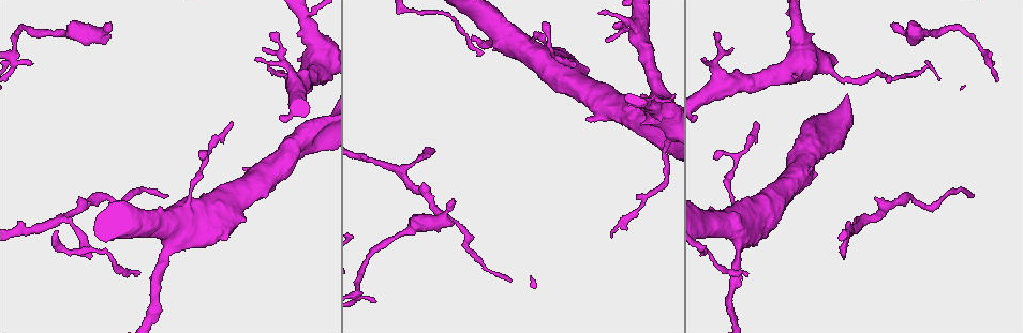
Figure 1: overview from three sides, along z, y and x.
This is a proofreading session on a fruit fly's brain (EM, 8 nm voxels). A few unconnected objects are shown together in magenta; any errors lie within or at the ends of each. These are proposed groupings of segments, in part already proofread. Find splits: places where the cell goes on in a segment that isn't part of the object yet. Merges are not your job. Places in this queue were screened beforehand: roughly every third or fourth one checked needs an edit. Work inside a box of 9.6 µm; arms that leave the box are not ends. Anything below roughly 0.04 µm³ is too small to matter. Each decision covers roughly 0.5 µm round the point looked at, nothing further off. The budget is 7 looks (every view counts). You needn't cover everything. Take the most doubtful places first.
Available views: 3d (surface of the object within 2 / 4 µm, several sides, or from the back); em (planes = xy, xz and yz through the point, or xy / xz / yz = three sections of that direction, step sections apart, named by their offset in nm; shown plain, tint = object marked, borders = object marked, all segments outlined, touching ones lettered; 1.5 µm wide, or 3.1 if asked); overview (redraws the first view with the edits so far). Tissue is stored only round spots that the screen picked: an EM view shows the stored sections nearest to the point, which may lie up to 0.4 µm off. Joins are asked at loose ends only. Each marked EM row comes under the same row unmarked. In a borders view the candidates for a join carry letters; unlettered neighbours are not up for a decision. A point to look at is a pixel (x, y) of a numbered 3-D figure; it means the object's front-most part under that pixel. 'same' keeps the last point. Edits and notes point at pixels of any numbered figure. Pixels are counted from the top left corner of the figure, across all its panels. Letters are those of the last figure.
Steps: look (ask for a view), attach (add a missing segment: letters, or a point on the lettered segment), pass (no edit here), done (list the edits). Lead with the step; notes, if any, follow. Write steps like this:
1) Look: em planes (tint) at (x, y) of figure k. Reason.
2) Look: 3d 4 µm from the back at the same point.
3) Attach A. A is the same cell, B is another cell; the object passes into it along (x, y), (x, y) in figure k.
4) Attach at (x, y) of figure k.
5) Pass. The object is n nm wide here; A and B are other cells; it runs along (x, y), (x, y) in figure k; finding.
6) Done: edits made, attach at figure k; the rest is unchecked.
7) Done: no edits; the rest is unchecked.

Look: em planes (borders) at (509, 282) of figure 1. Thin end.

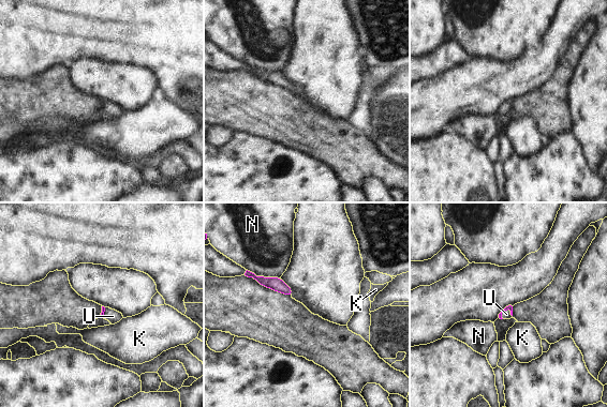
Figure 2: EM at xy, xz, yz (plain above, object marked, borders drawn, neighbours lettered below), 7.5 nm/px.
Attach U. The longest contact is with N, 260 nm; U is the same cell, K and N are other cells; the cell continues.

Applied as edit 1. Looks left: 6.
Look: em planes (borders) at (452, 200) of figure 1.

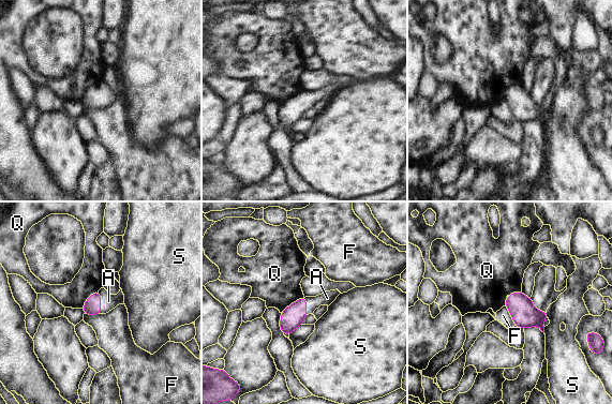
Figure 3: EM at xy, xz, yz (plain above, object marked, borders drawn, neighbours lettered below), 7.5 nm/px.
Attach A. A is the same cell, F, Q and S are other cells; the object passes into it along (92, 305), (100, 302), (108, 301) in figure 3; the cell continues.

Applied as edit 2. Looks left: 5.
Look: overview. See it whole again.

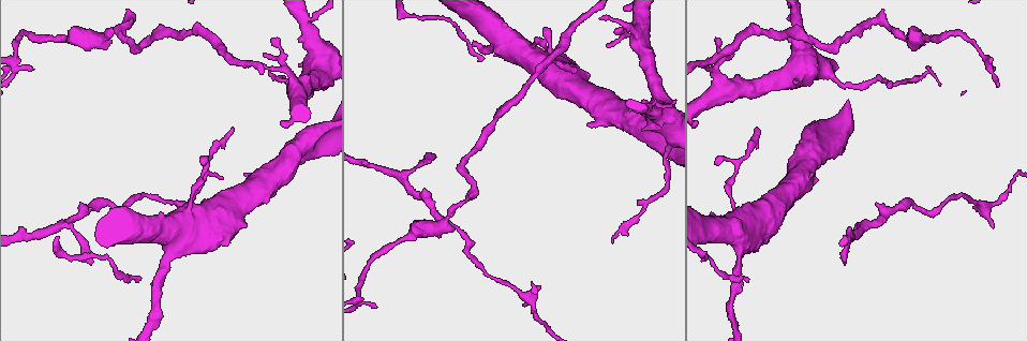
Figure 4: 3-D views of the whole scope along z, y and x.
Look: em xz step 8 (tint) at (995, 70) of figure 4. Branch stops here.

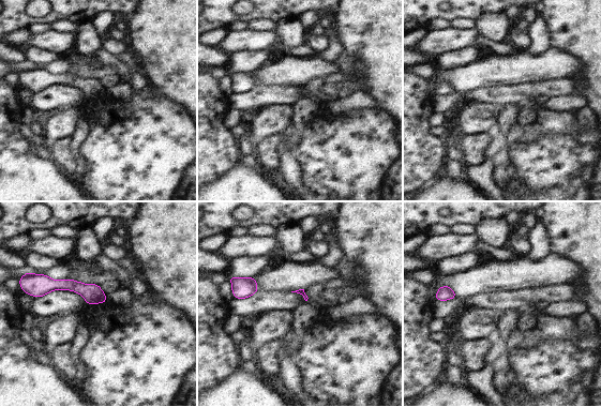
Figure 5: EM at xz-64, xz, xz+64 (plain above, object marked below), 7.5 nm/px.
Look: em planes (borders) at the same point.

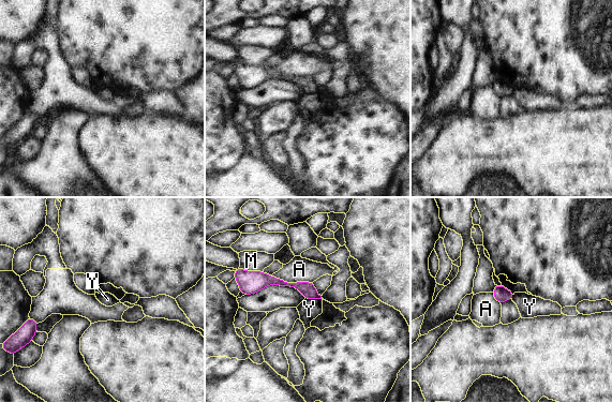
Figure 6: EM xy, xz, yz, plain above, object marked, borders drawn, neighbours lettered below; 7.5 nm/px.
Pass. A, M and Y are other cells; no lettered segment goes on from it.

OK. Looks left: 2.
Done: edits made, attach at figure 2, attach at figure 3; the rest is unchecked.

